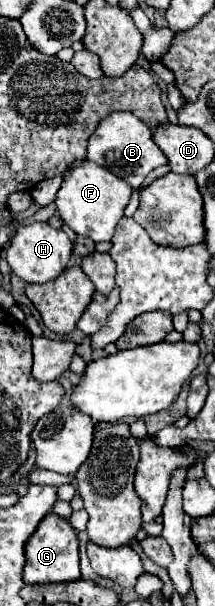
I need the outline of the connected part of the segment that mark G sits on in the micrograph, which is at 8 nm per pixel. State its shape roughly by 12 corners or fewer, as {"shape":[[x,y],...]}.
{"shape":[[48,513],[26,547],[24,583],[80,577],[74,527]]}

